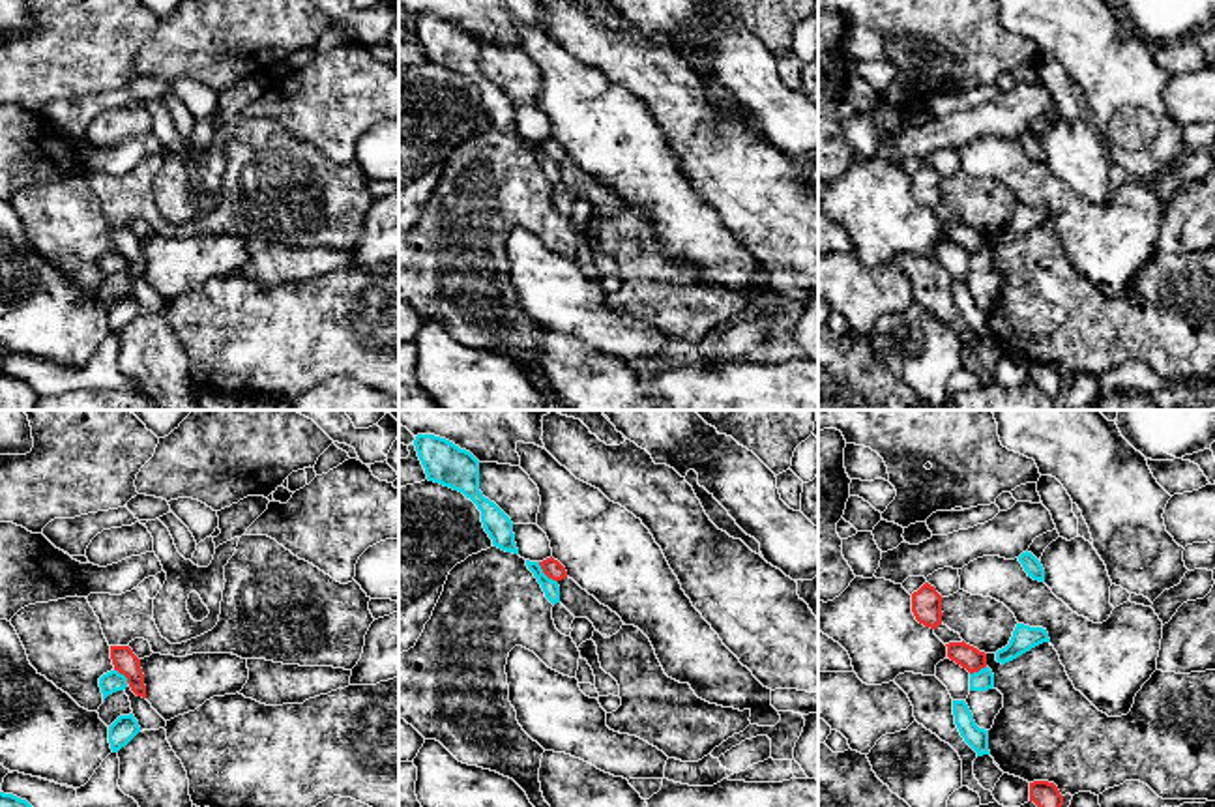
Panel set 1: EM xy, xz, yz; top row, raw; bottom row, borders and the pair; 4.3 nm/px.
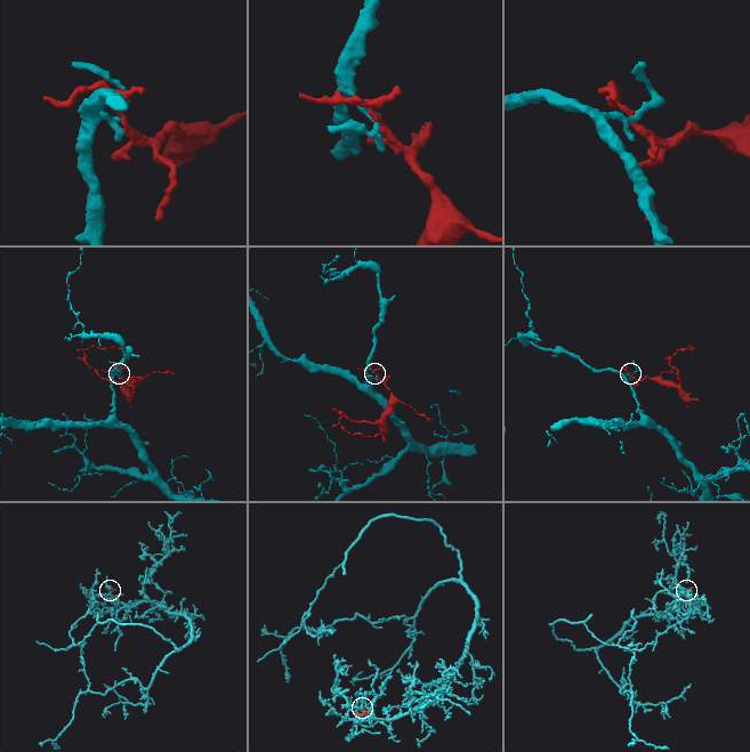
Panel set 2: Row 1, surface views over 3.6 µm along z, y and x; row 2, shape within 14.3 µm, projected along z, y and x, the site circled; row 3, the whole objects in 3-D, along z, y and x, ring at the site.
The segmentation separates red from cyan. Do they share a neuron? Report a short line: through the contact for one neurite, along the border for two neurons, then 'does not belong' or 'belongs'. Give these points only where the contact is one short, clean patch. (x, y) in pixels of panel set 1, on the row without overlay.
line xz (538, 143), (556, 163); does not belong

